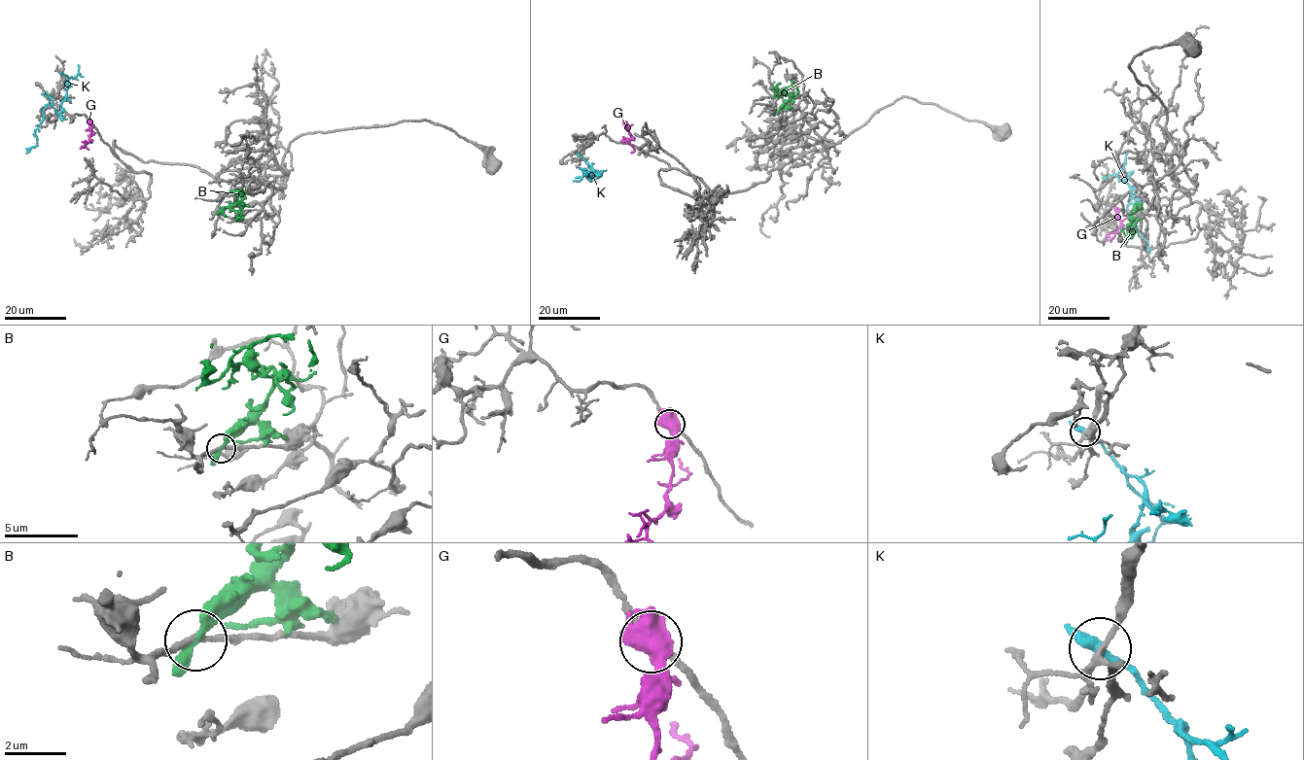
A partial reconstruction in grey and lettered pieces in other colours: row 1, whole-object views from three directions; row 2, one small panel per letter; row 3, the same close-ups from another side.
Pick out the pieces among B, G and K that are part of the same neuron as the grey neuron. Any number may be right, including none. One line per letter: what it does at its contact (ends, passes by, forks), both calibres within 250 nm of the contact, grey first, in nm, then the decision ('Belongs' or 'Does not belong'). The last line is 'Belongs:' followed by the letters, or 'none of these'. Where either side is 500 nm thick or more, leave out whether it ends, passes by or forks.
B: It passes by. Thickness 180 nm (grey) against 320 nm. Does not belong
G: Thickness 200 nm (grey) against 550 nm. Does not belong
K: It passes by. Thickness 150 nm (grey) against 300 nm. Does not belong
Belongs: none of these

